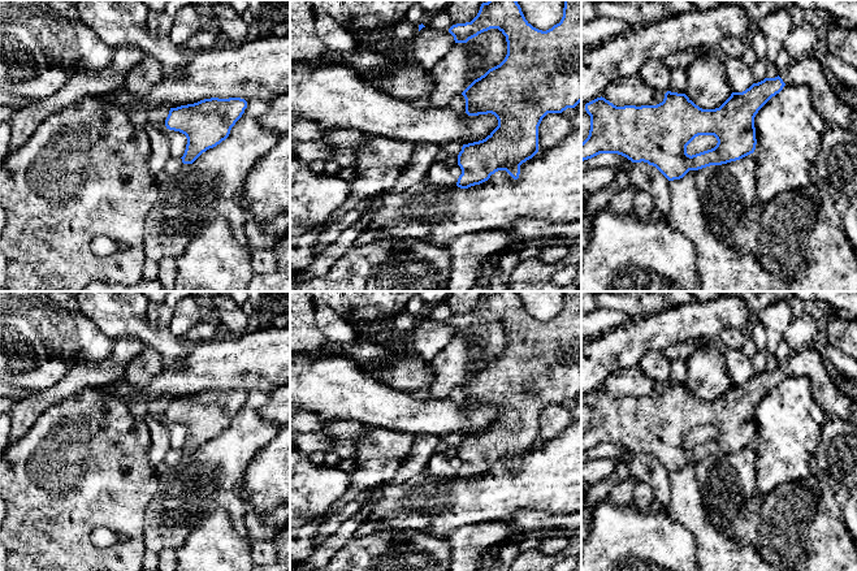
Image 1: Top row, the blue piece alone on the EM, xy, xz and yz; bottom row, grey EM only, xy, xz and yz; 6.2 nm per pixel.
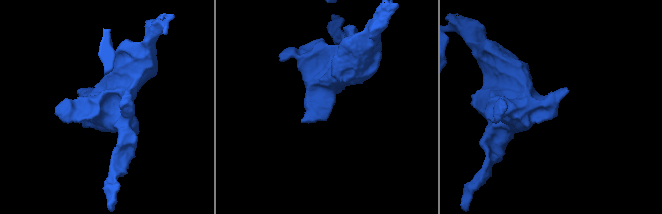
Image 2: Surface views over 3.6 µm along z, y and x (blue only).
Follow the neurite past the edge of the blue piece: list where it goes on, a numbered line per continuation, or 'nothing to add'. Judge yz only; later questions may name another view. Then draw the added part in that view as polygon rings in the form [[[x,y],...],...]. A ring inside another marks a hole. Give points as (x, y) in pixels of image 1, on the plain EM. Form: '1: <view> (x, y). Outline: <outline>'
1: yz (808, 362). Outline: [[[806,345],[792,351],[788,359],[779,364],[785,376],[804,376],[810,382],[810,390],[817,402],[828,416],[850,420],[854,416],[856,399],[841,393],[830,377],[822,349]]]

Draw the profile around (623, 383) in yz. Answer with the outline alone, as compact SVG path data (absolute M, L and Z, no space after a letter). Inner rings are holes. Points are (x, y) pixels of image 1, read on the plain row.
M637 365L615 371L605 380L602 389L616 398L641 398L662 394L665 384L650 380Z

